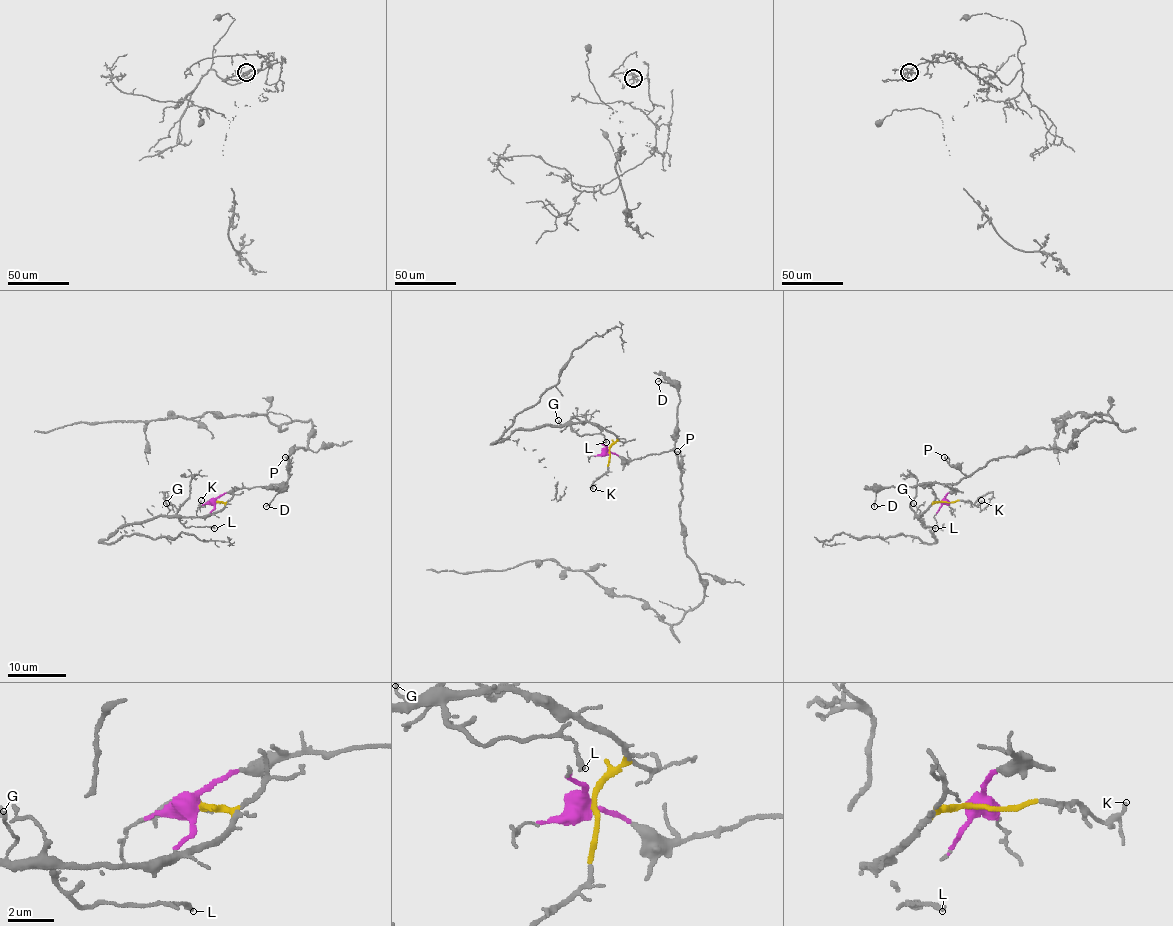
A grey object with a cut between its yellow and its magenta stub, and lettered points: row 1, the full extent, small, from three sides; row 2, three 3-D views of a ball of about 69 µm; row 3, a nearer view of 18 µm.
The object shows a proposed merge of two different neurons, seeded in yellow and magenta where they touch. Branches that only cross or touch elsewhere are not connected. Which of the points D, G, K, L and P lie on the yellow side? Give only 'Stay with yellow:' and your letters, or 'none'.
Stay with yellow: G, K, L

